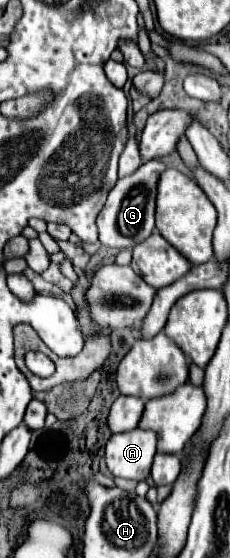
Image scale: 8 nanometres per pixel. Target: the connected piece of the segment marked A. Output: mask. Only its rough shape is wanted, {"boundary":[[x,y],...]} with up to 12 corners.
{"boundary":[[145,429],[115,433],[105,461],[115,477],[143,481],[157,453]]}

